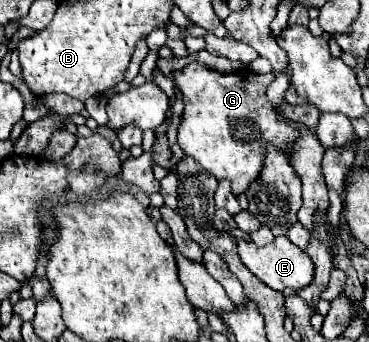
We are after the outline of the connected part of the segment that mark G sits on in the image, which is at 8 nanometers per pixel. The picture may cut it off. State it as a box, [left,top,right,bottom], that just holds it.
[173,62,297,194]

